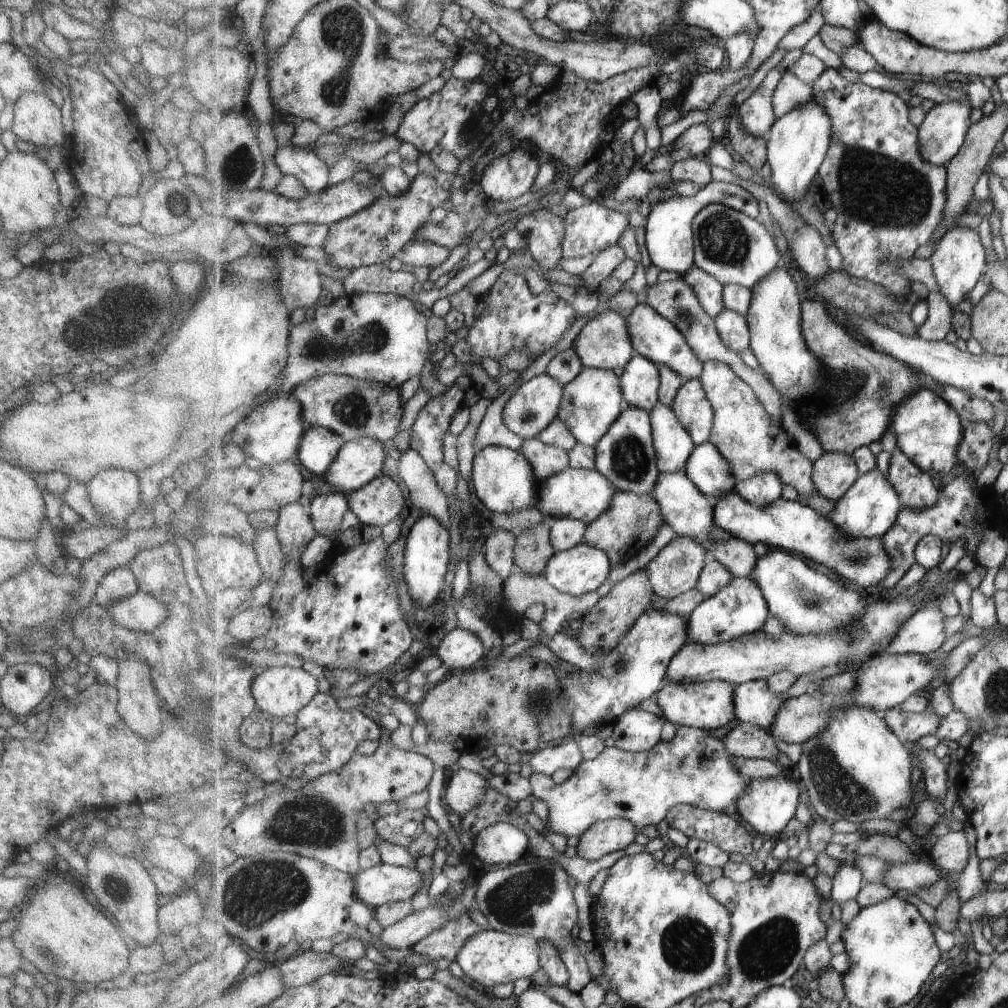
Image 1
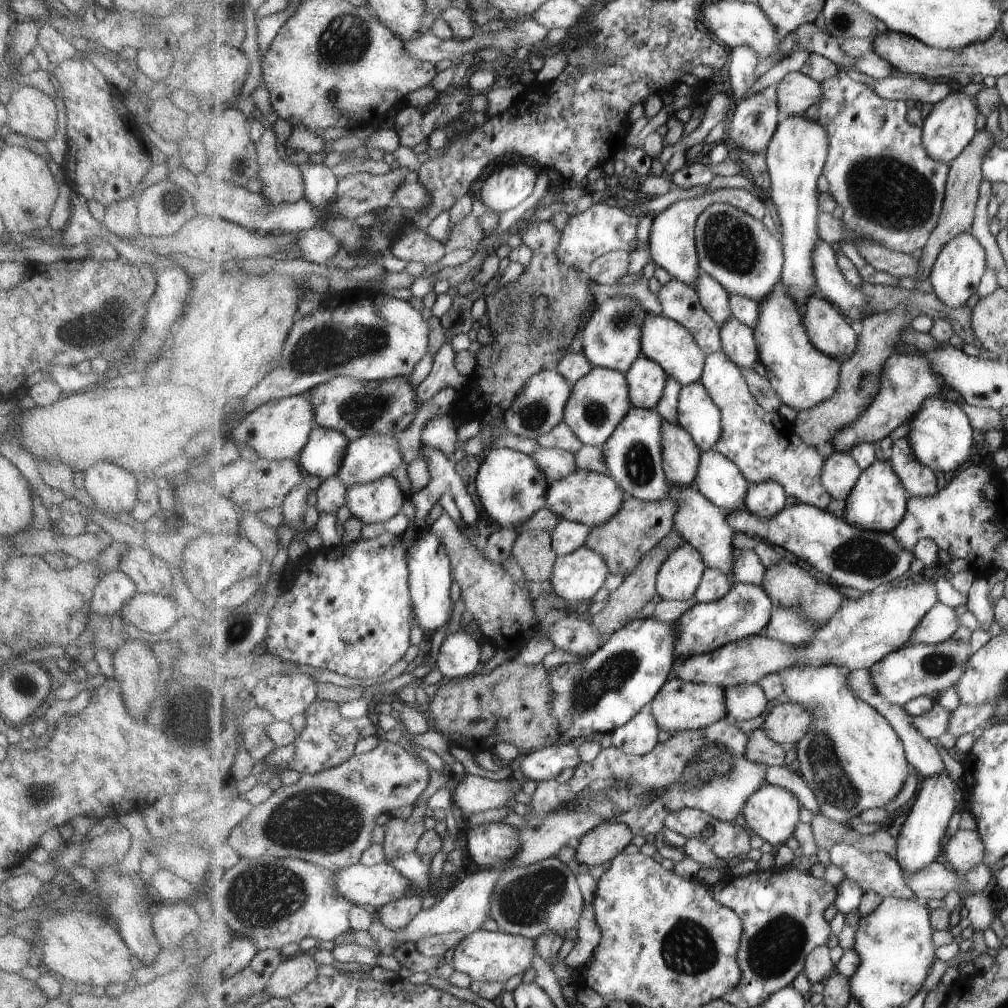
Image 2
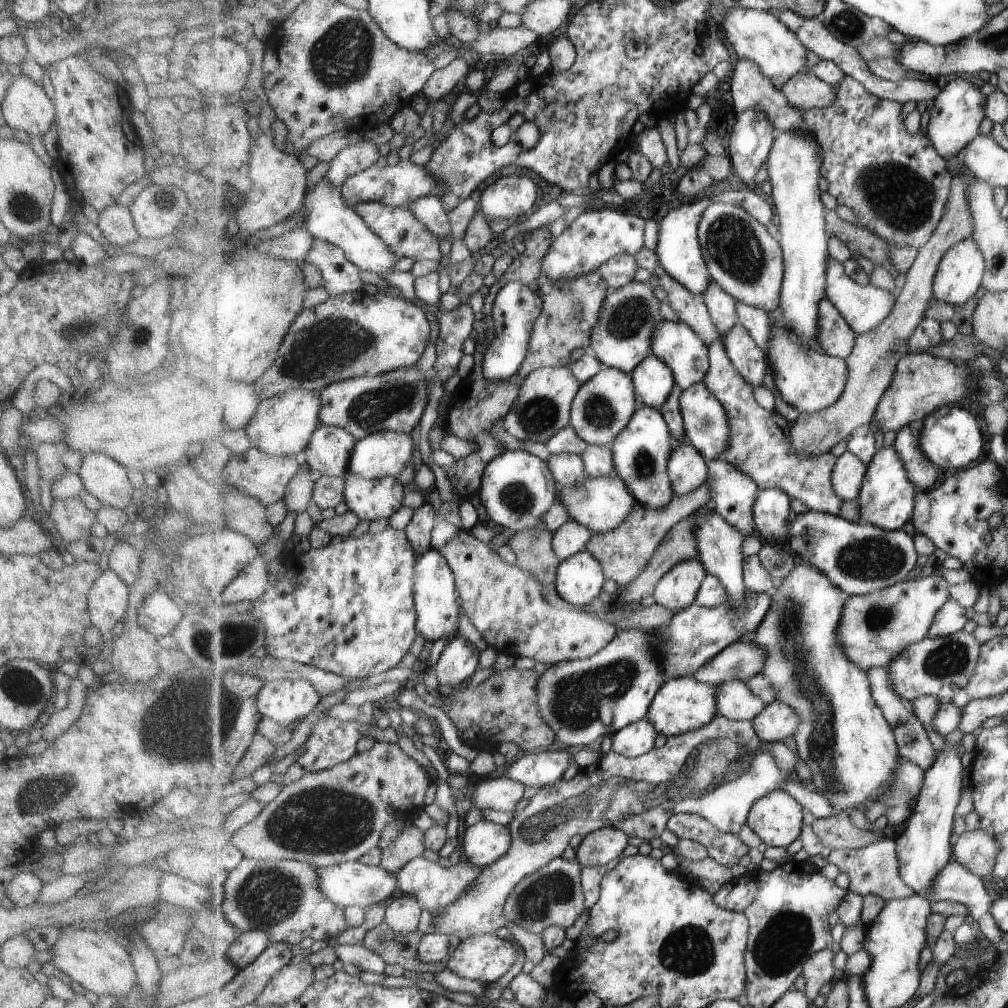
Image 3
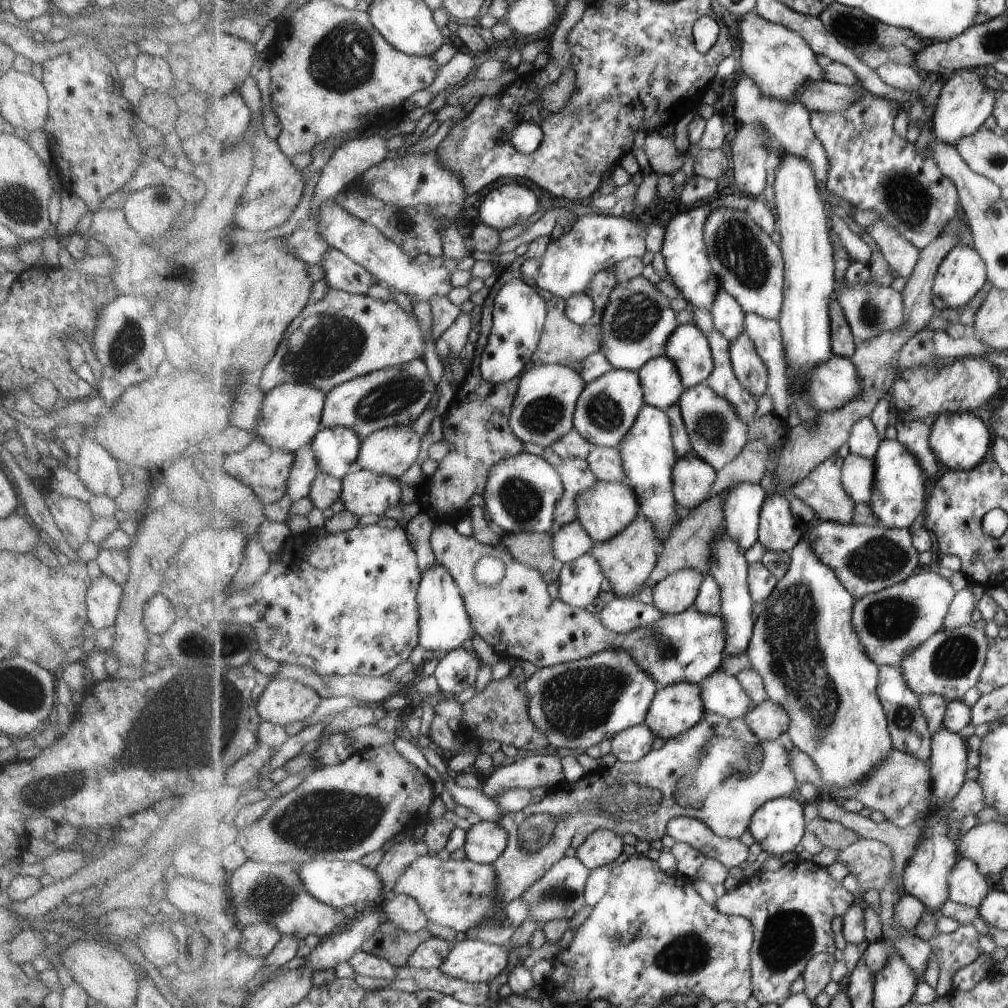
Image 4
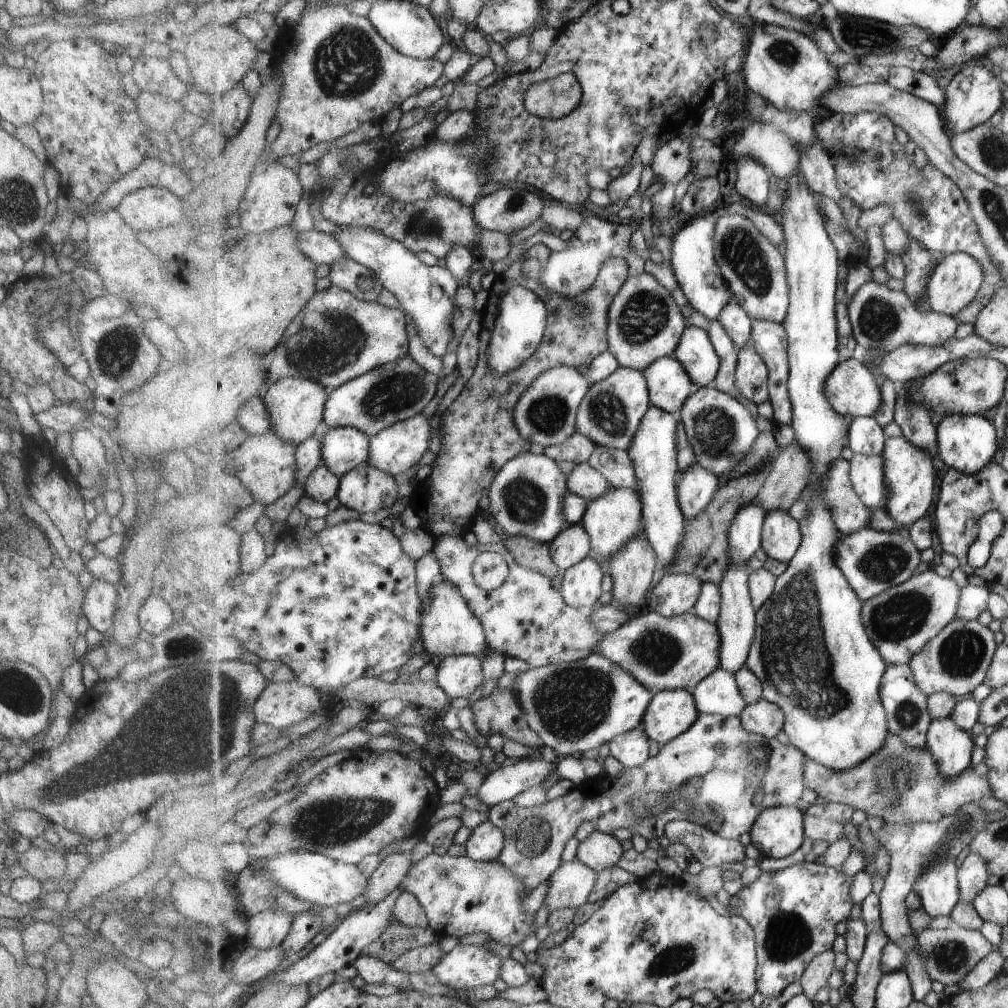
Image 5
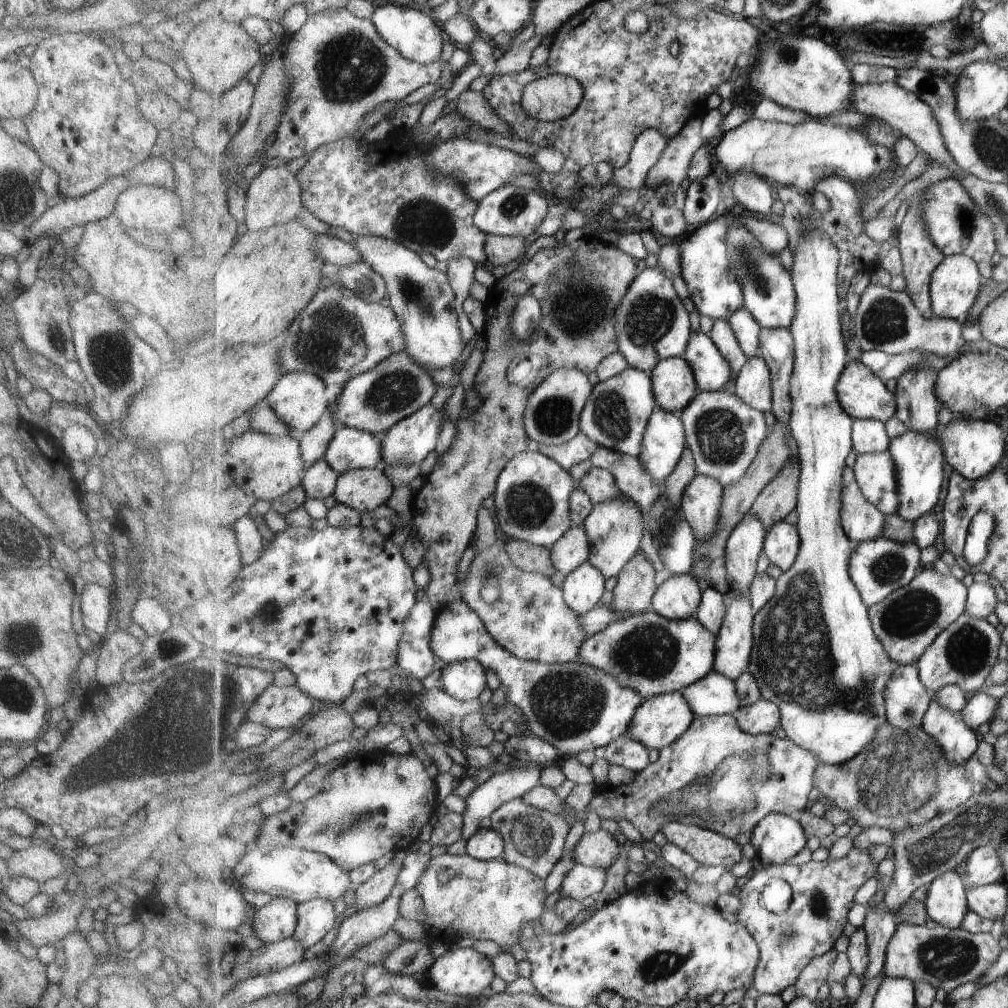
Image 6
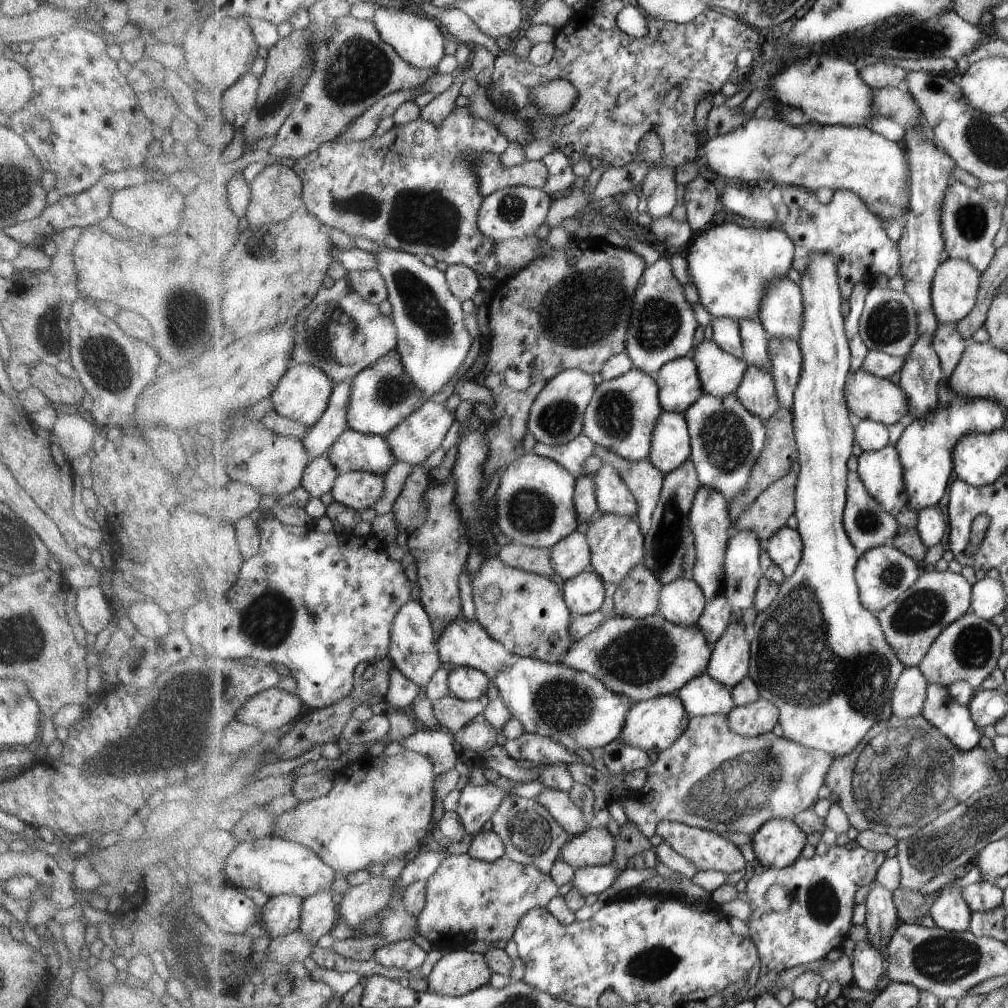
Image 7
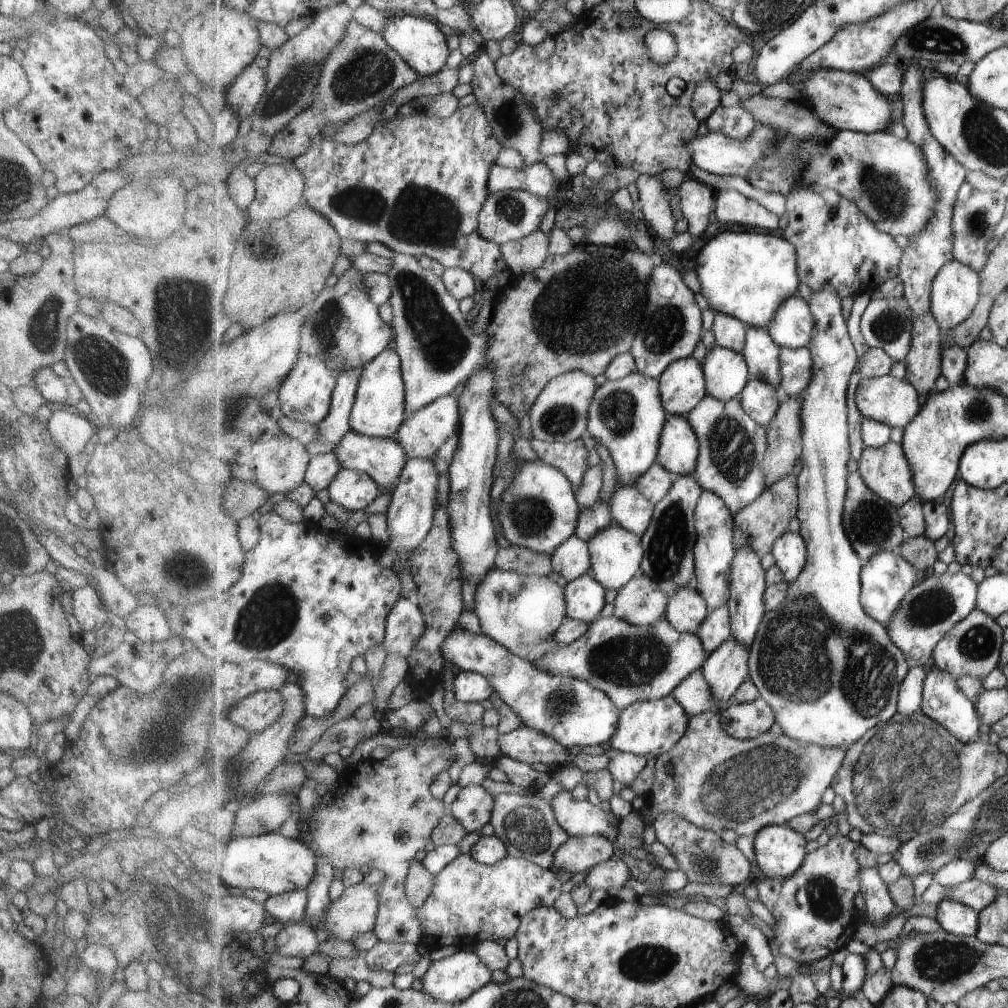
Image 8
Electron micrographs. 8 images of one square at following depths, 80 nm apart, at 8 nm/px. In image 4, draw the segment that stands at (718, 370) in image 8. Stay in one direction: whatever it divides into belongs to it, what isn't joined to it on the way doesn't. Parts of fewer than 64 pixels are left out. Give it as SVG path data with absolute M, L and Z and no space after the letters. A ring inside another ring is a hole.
M692 322L677 327L669 337L665 355L677 365L687 389L706 381L715 368L708 335Z

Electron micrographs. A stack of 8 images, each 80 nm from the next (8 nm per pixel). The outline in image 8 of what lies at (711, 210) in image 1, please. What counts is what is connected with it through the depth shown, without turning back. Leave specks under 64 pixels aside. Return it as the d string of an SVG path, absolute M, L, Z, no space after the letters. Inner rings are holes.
M794 294L779 307L769 325L769 334L780 346L808 347L815 328L815 319L808 301Z

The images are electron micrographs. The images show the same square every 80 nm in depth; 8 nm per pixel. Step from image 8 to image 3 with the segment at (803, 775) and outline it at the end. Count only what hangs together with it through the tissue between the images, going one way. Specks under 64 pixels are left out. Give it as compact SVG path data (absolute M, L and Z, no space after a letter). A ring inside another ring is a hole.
M717 714L703 728L668 737L664 745L653 747L653 750L644 755L629 758L611 748L595 764L581 769L575 778L561 779L555 784L540 787L528 800L526 807L513 815L513 820L509 824L513 844L509 852L491 866L484 867L484 872L468 888L468 893L465 893L464 897L459 897L456 903L444 912L444 915L431 916L432 926L436 932L457 936L460 940L473 935L494 933L497 928L506 927L521 947L524 957L533 963L538 963L547 953L542 935L526 931L517 924L509 924L504 917L504 904L507 897L525 876L543 868L554 858L560 857L569 846L569 842L573 840L573 836L579 834L586 837L603 827L620 827L629 836L637 836L647 841L655 836L659 837L667 828L668 820L673 815L699 813L723 832L741 832L743 824L747 822L751 813L752 804L774 790L782 789L784 782L788 781L790 776L788 771L781 768L776 758L766 749L762 749L761 745L764 744L757 734L753 721L736 721Z

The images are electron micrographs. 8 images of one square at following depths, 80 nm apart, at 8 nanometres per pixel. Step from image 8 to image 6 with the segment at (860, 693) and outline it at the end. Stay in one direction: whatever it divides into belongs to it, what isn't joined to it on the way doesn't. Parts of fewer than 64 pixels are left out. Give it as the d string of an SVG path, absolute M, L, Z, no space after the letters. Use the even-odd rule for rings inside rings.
M811 227L808 233L805 233L799 241L798 247L794 252L793 262L790 266L790 273L796 286L797 295L797 312L794 318L793 325L790 326L793 332L795 341L795 362L793 376L791 379L790 395L792 398L792 419L788 424L794 440L797 442L798 460L800 462L802 473L800 474L800 493L798 496L798 520L797 528L800 531L802 540L800 553L797 555L796 561L791 569L783 571L783 574L777 579L776 596L768 605L765 605L754 618L754 643L753 654L751 655L751 664L749 672L753 674L759 688L762 692L762 698L775 702L779 706L779 712L782 714L782 728L786 733L787 738L797 743L805 750L812 752L819 758L822 763L832 765L843 765L853 760L859 754L869 750L876 740L876 734L883 727L887 720L887 704L885 702L885 690L891 682L891 678L895 676L899 664L893 660L881 639L875 634L872 619L869 614L869 607L865 604L864 598L861 596L860 590L855 586L850 575L850 562L856 544L848 537L842 526L842 490L844 488L844 470L845 460L854 450L852 439L852 430L854 425L854 417L847 414L847 411L841 406L840 397L837 394L837 382L840 382L843 370L849 364L849 356L847 355L847 343L844 337L844 328L842 323L841 306L839 306L840 296L840 250L834 245L834 242L825 234L824 230L817 227Z

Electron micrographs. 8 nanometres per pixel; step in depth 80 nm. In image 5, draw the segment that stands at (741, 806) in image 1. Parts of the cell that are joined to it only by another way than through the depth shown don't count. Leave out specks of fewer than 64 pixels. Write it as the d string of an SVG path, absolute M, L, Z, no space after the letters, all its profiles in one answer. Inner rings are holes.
M787 804L769 807L752 826L751 842L761 857L787 858L803 846L805 820L802 807Z

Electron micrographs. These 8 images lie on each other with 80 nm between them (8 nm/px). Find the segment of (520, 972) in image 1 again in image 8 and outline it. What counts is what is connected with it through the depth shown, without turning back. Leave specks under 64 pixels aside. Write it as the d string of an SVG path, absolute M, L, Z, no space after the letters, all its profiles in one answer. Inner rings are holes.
M457 950L430 965L421 979L422 990L440 1001L459 1002L488 985L491 971L475 951Z

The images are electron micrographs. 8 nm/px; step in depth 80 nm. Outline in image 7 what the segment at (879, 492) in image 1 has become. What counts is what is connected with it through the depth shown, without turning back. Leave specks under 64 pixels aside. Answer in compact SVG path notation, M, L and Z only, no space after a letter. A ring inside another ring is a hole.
M957 394L946 407L937 406L937 412L906 422L906 429L897 441L901 462L905 466L905 482L909 490L909 503L917 512L938 506L939 500L947 494L951 474L955 472L953 450L969 434L991 434L1004 430L1007 408L987 398L965 398Z

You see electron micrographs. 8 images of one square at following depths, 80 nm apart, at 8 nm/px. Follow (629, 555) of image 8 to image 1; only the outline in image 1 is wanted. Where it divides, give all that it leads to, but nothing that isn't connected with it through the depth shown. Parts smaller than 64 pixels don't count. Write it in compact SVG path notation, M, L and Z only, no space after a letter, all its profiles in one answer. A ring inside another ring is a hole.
M570 466L541 481L539 501L535 507L555 520L571 517L590 525L600 514L609 510L616 492L616 486L598 470L576 469Z

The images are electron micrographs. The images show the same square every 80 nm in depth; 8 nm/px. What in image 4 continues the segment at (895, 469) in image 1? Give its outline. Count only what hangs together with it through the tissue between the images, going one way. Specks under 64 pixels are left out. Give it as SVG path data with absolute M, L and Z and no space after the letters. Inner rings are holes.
M923 419L909 422L897 421L894 426L897 430L896 439L918 458L924 475L935 478L941 468L939 468L939 460L930 445L931 426L925 426Z

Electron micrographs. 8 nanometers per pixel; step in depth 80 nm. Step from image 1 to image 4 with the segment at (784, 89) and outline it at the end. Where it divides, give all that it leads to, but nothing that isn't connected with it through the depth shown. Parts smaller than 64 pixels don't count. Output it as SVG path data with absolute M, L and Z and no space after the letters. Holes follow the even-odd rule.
M827 79L809 81L798 88L796 101L813 111L836 113L849 108L860 97L850 86L829 82Z

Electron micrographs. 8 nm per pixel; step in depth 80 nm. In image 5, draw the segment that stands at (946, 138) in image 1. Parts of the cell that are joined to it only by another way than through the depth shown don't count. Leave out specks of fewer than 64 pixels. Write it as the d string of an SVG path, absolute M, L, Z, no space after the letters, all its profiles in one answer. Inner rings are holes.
M989 63L965 64L944 88L948 96L944 117L942 114L945 131L964 133L973 130L975 127L987 123L989 118L1005 104L1003 92L1001 92L1001 79L993 76L989 71Z

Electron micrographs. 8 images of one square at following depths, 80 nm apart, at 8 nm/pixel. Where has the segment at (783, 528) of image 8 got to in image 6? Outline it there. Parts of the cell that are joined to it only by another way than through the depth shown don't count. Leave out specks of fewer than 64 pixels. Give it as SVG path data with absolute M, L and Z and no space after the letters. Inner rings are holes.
M799 460L789 461L754 502L750 512L763 521L767 530L775 521L780 521L797 508L801 473Z

